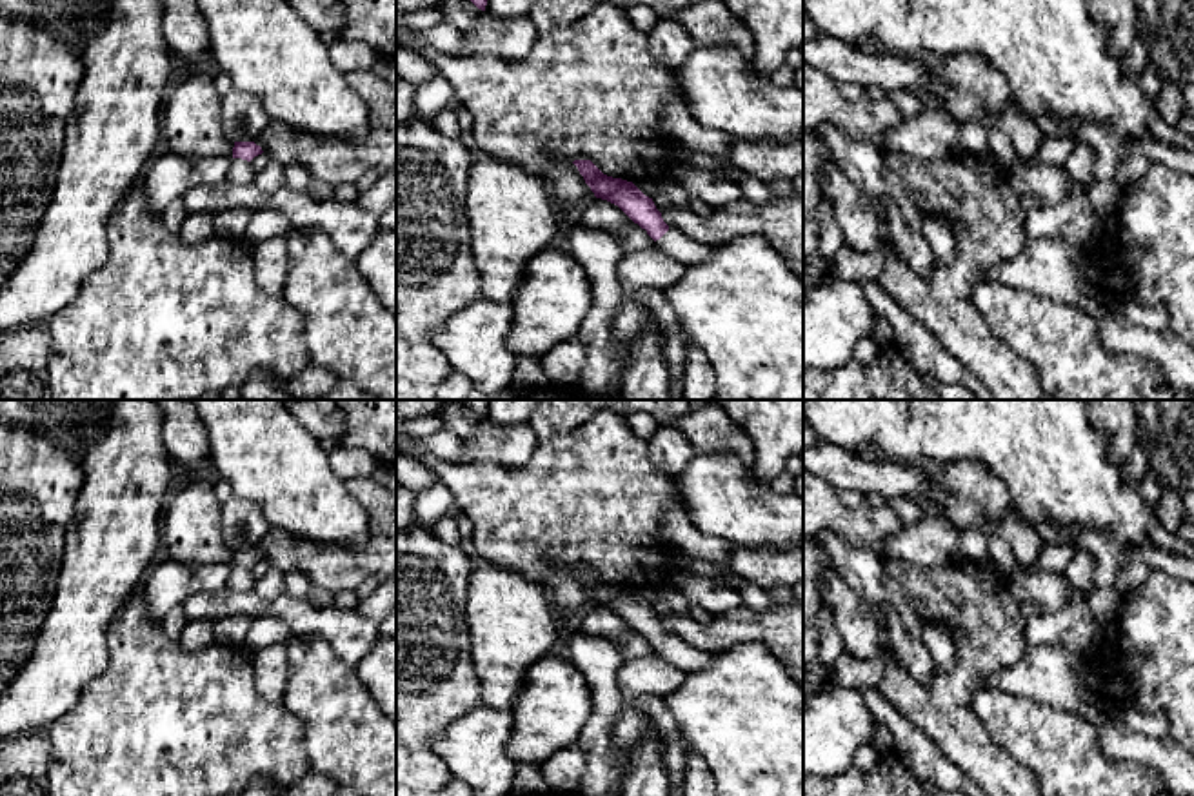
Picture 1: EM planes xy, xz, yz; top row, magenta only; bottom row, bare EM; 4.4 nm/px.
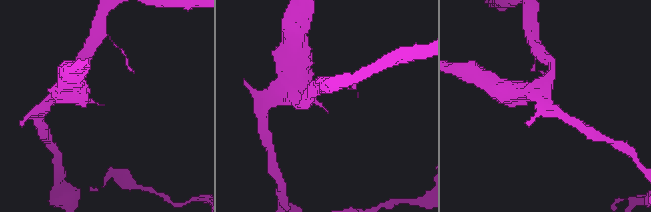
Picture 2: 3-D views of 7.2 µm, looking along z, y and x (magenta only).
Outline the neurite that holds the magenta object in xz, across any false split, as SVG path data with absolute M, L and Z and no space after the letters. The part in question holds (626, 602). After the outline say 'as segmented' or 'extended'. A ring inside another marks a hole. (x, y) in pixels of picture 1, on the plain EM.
M574 567L572 571L594 603L618 612L634 631L647 638L658 656L685 674L707 665L707 652L669 634L652 605L645 603L632 589L603 582L591 567Z; extended

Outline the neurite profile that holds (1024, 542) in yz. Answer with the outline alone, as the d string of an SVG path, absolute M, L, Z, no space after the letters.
M1009 514L1000 525L996 534L1005 540L1021 565L1040 563L1040 556L1045 549L1036 531L1021 520L1018 514Z

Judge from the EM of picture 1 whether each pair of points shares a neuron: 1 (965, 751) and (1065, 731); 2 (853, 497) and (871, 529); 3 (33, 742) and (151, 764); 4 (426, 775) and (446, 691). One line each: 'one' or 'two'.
1: two
2: two
3: two
4: one

